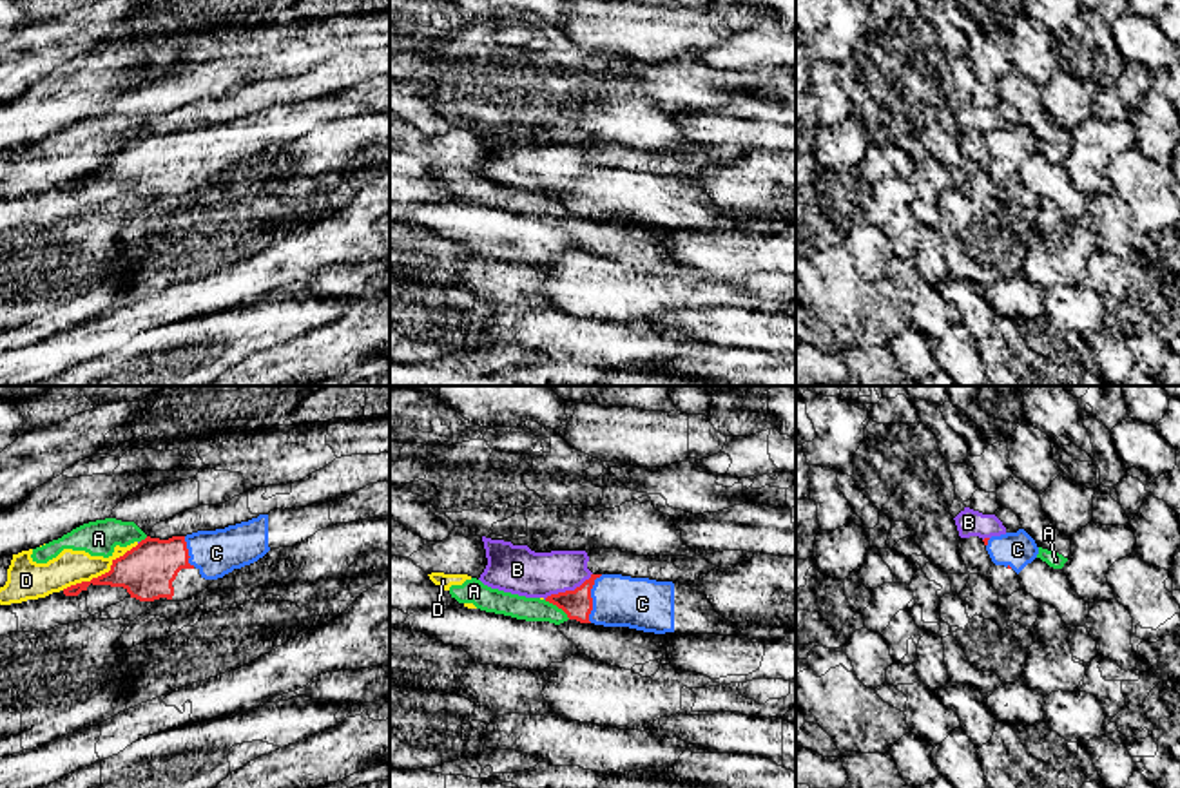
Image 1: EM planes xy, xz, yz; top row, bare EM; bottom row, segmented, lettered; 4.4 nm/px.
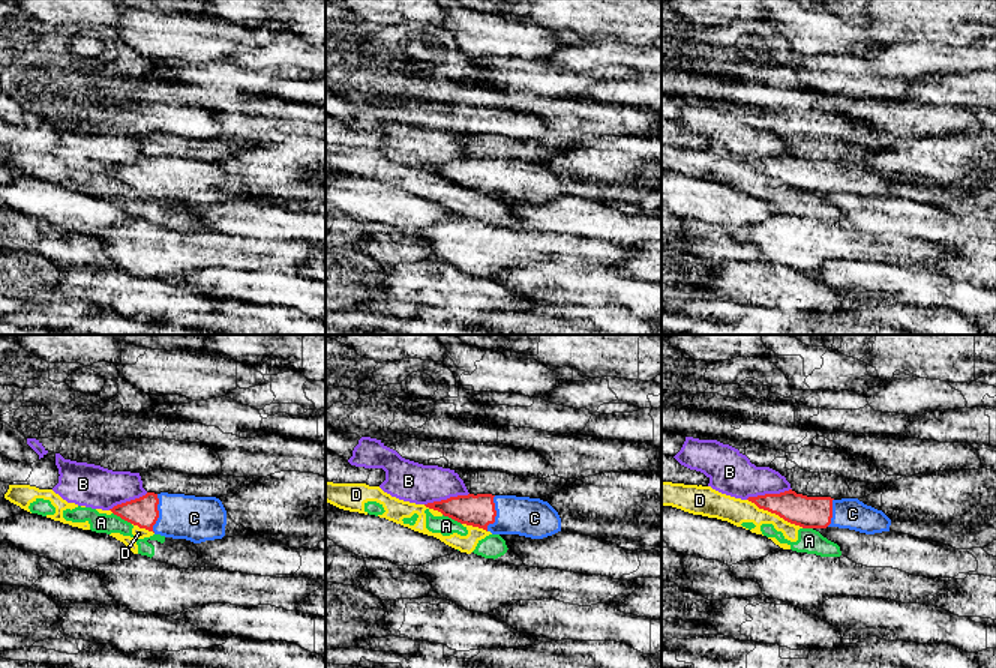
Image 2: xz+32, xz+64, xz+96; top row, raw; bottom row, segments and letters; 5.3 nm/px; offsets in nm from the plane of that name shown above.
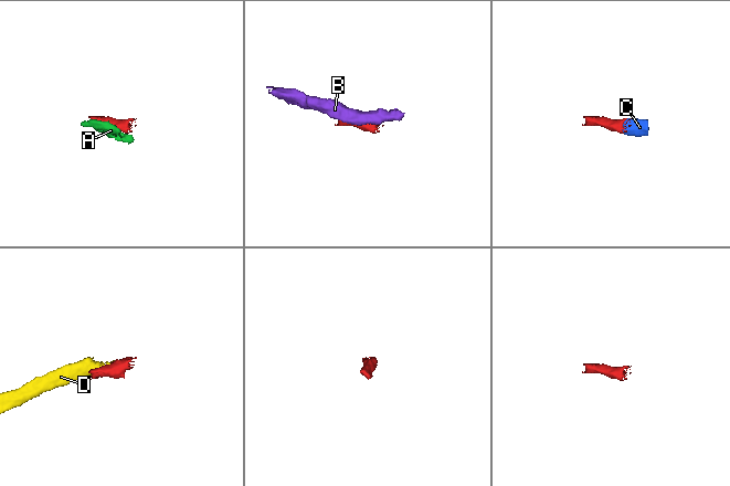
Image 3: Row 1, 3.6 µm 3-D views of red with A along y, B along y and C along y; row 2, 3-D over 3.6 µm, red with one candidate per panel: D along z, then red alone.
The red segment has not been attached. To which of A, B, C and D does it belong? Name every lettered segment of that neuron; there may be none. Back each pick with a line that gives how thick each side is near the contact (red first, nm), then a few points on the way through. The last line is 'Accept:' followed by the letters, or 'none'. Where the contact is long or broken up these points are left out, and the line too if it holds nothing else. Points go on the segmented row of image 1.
C: Thickness 130 nm (red) against 240 nm. Path across: xz (577, 604), (591, 598), (642, 604)
Accept: C

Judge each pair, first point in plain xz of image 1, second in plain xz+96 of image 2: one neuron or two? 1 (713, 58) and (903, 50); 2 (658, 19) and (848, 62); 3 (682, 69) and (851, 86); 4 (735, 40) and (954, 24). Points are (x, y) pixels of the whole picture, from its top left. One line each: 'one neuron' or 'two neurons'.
1: one neuron
2: two neurons
3: one neuron
4: two neurons

